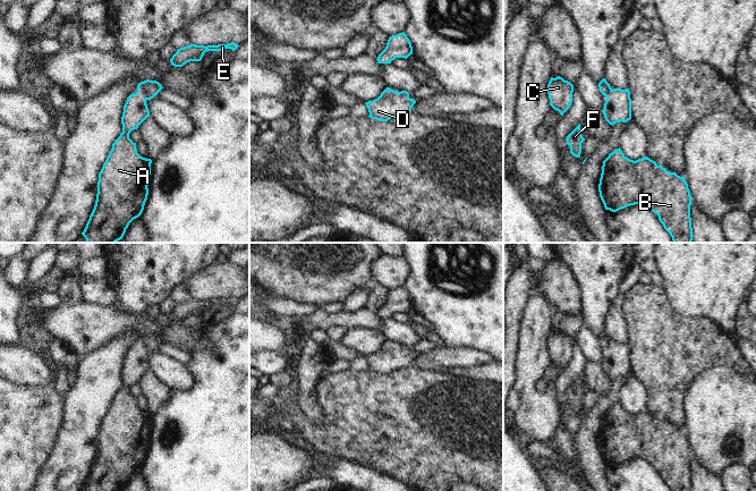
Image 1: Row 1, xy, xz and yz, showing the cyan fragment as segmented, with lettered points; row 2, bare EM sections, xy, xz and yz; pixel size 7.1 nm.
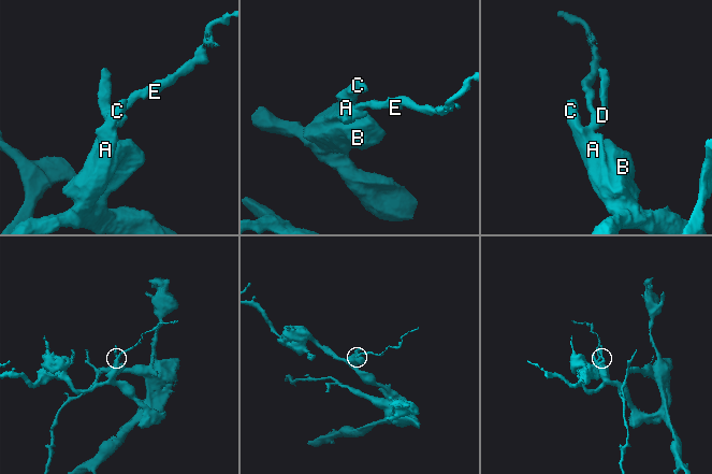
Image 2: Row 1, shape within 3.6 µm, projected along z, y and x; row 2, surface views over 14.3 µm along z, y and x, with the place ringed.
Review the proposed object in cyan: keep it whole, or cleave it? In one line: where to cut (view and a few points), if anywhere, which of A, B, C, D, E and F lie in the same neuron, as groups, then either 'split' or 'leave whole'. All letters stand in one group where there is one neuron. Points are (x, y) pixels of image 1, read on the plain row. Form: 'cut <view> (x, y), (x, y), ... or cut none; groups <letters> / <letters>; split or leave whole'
cut none; groups A B C D E F; leave whole

